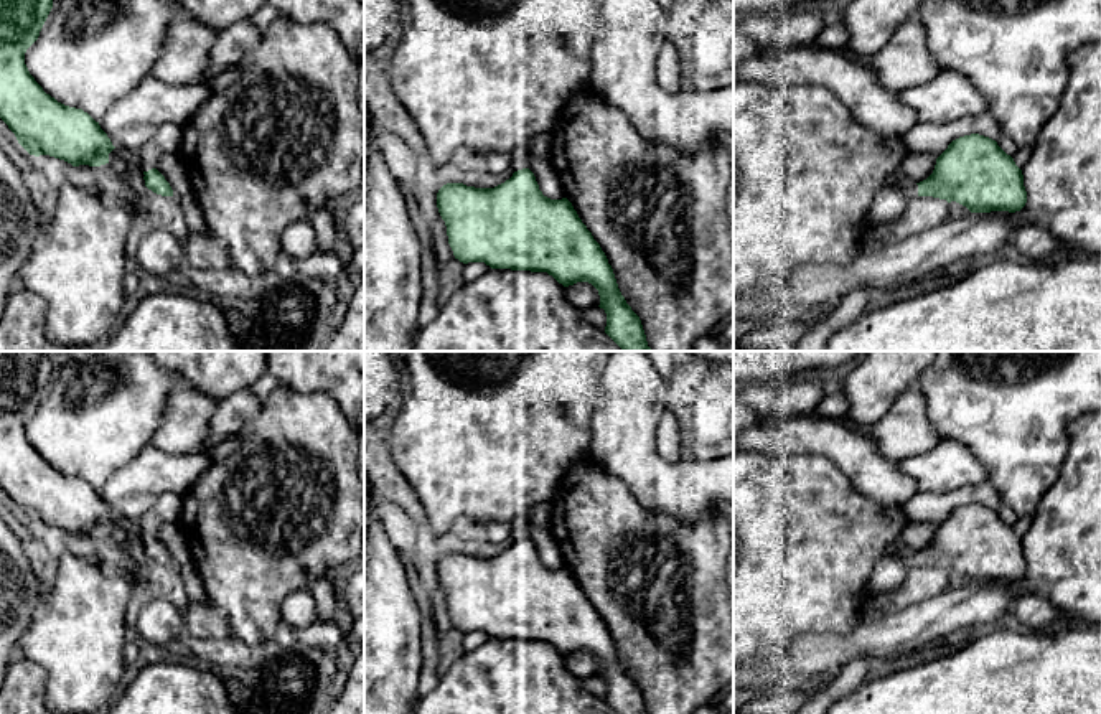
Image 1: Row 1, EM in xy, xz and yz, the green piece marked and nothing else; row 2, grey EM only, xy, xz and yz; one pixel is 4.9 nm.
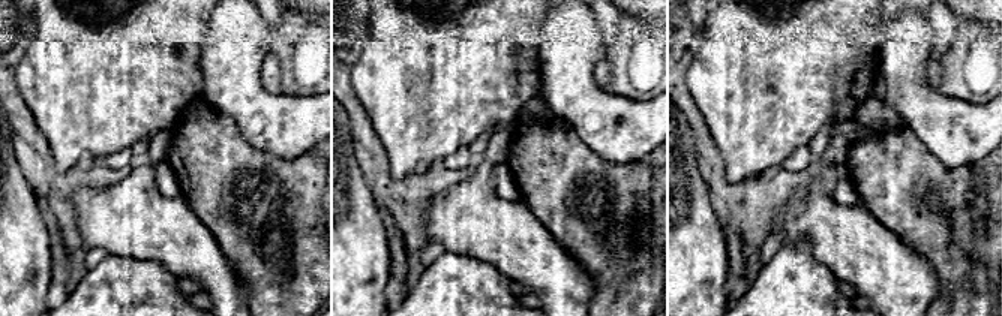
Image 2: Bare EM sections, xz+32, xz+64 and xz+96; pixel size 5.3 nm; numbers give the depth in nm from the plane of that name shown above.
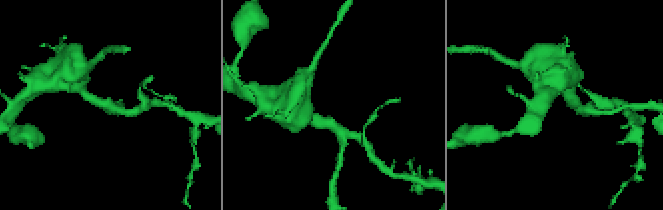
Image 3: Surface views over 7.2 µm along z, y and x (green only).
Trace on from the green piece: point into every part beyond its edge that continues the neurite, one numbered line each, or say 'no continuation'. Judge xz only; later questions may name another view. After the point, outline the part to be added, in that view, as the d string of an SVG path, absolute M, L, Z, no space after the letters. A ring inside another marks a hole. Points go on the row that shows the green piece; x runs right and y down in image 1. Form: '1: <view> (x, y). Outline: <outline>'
1: xz (520, 159). Outline: M524 145L511 152L511 168L514 171L527 168L532 155L532 147Z

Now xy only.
no continuation

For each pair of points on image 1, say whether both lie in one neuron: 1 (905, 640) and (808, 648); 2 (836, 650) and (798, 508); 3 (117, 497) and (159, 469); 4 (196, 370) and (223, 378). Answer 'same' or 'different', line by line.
1: same
2: different
3: same
4: same

